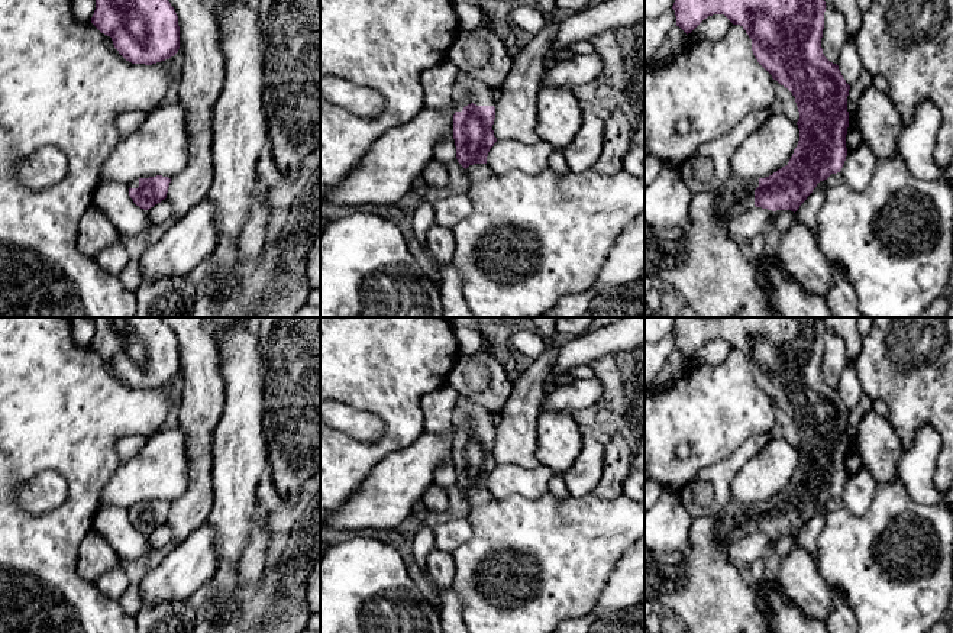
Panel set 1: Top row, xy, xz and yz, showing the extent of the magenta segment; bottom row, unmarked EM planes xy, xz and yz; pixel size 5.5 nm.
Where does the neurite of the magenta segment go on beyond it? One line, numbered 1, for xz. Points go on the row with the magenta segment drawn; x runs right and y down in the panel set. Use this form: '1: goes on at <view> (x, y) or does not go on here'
1: goes on at xz (467, 90)

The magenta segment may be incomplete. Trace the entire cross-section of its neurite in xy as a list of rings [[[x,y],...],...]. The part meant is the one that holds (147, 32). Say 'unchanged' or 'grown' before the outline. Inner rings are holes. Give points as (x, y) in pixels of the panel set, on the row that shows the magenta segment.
unchanged; [[[96,0],[91,23],[110,36],[119,54],[132,64],[152,65],[180,49],[178,16],[168,0]]]

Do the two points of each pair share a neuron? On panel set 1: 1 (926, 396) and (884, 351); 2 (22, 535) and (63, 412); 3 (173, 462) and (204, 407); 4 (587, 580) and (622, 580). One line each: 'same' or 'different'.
1: same
2: same
3: different
4: different

